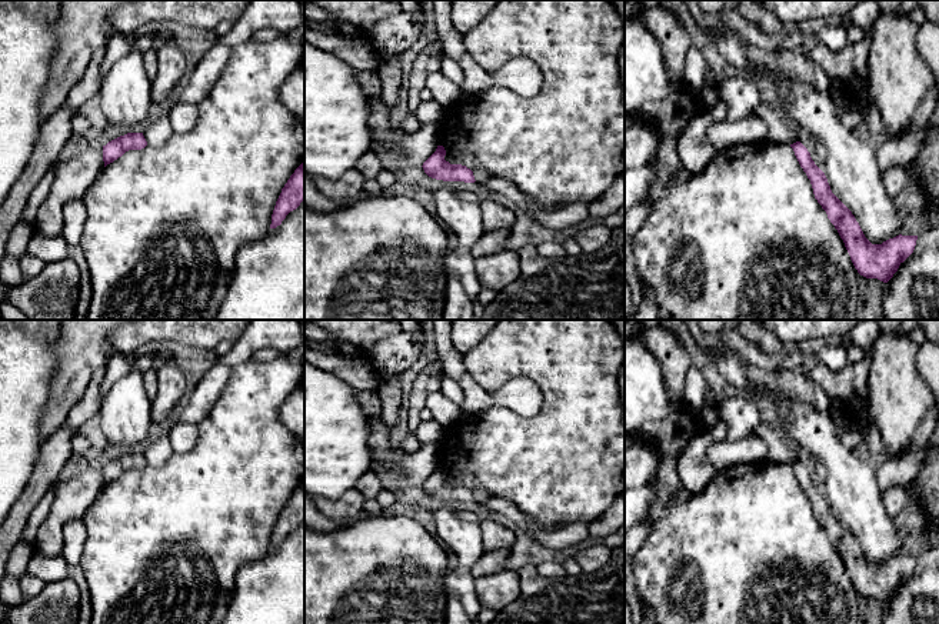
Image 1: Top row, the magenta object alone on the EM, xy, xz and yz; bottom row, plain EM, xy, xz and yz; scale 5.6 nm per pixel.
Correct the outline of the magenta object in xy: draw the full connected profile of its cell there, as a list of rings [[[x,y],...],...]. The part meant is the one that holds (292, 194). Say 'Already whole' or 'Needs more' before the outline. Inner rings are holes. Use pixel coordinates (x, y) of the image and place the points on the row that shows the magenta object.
Already whole. [[[302,163],[290,176],[276,201],[270,228],[282,224],[286,216],[296,210],[304,201],[304,163]]]

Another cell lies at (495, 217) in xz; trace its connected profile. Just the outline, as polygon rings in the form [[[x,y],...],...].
[[[482,200],[480,210],[483,213],[485,233],[497,231],[502,228],[512,228],[515,226],[515,213],[493,200]]]

